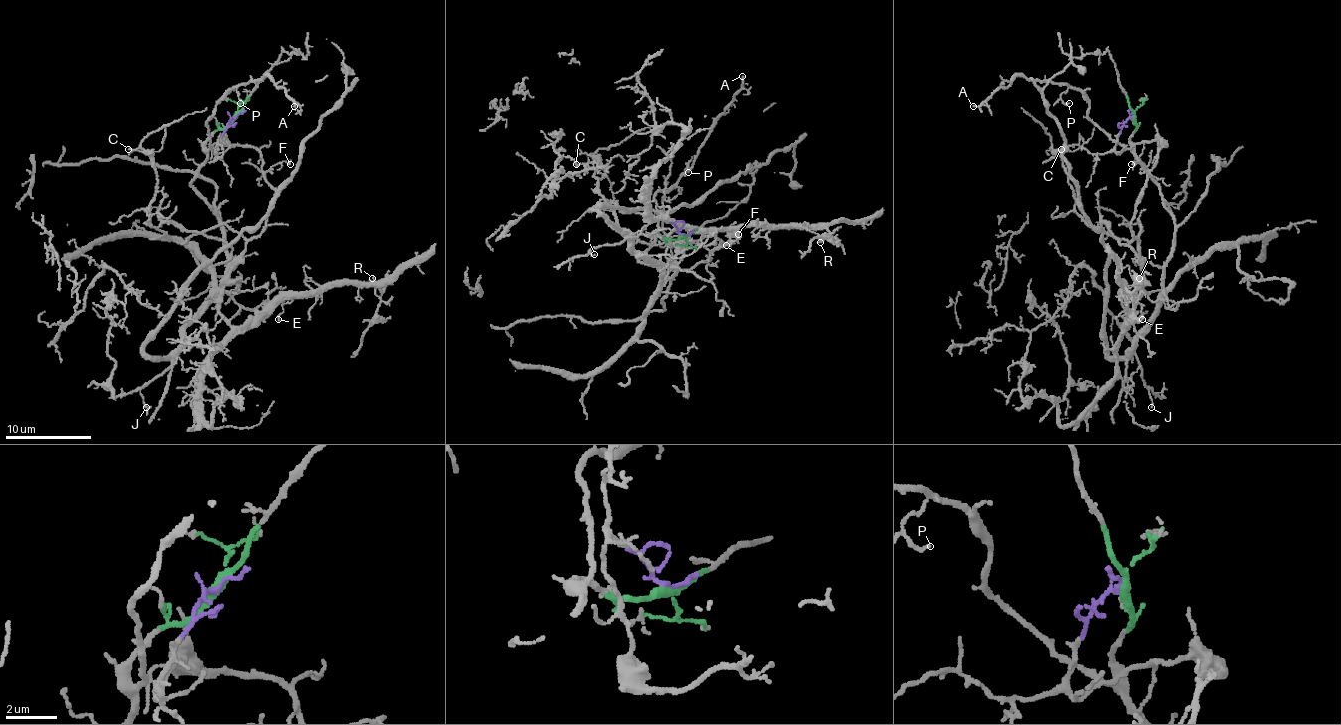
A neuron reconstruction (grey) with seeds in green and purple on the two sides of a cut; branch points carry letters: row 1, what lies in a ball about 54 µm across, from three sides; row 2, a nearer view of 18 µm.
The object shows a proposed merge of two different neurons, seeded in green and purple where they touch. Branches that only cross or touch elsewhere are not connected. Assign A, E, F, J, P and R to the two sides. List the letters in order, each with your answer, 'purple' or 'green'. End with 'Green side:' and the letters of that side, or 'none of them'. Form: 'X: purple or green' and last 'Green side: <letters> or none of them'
A: green
E: purple
F: purple
J: green
P: green
R: purple
Green side: A, J, P

